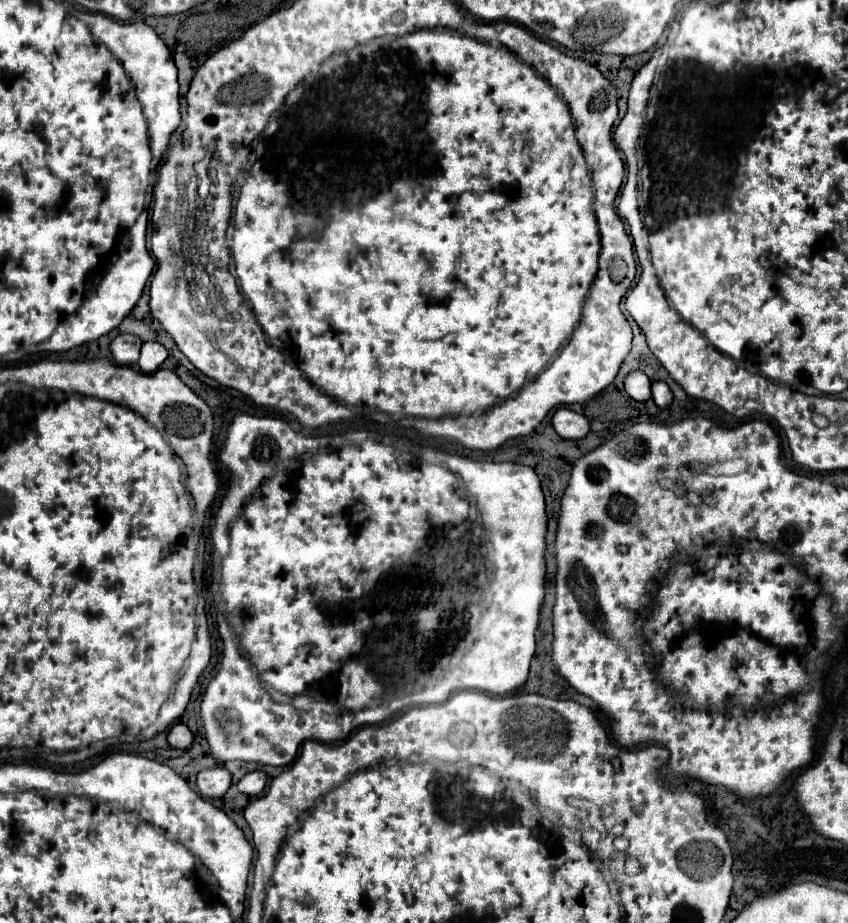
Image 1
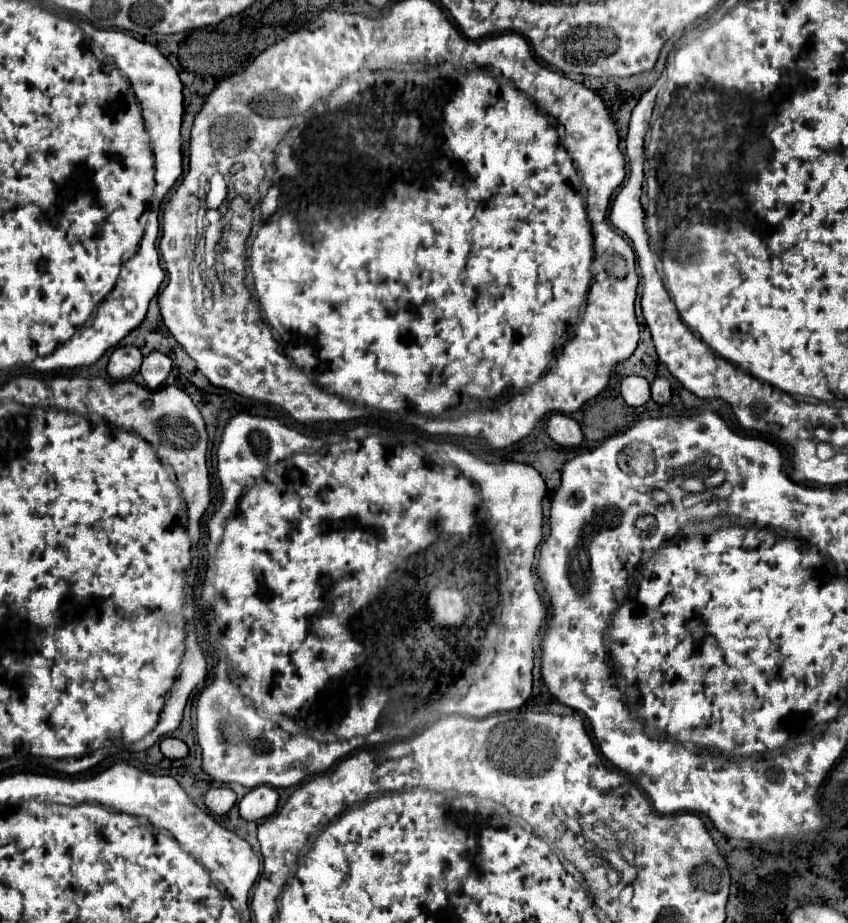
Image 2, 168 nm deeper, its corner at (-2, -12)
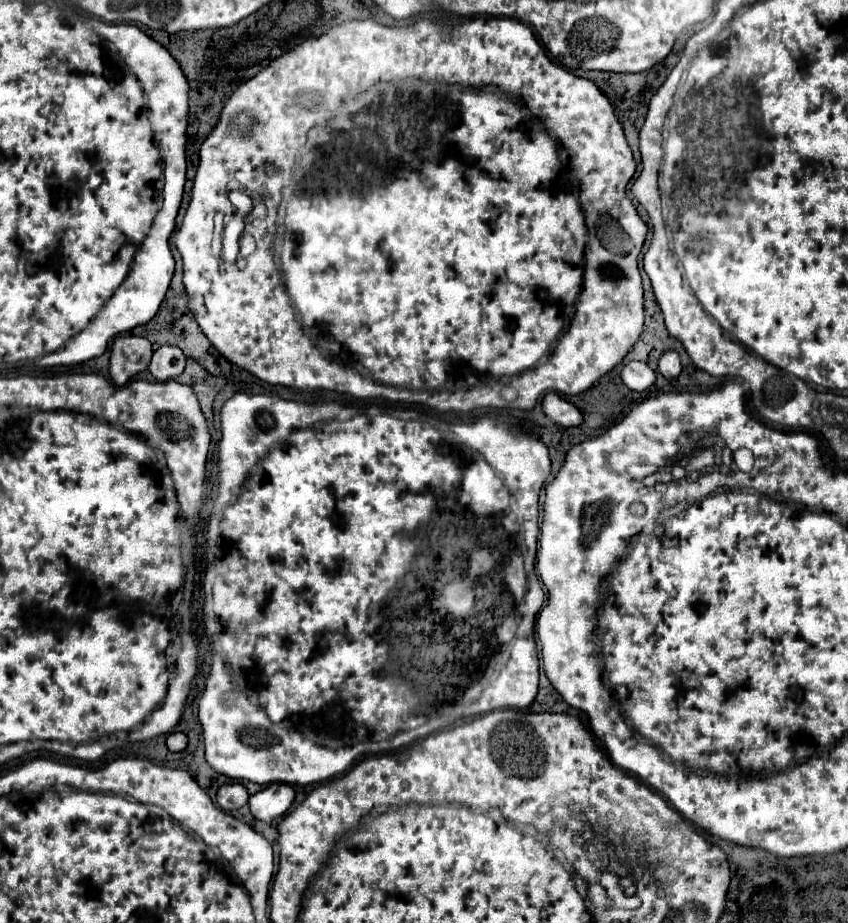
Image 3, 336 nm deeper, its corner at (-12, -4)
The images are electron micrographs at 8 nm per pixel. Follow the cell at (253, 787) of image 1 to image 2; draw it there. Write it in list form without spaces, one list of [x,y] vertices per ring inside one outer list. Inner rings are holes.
[[[260,785],[244,795],[238,803],[240,817],[246,821],[258,821],[270,817],[278,807],[278,793],[268,785]]]

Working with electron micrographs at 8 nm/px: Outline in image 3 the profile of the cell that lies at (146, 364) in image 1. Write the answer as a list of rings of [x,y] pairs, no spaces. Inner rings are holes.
[[[164,345],[158,351],[154,351],[148,369],[158,381],[170,381],[184,371],[184,363],[186,363],[186,357],[178,347]]]

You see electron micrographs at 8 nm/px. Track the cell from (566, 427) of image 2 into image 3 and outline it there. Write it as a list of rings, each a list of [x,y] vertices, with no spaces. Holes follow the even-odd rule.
[[[548,393],[542,401],[542,409],[544,413],[554,421],[558,423],[560,427],[576,427],[582,423],[582,413],[568,401],[564,401],[560,395],[556,393]]]

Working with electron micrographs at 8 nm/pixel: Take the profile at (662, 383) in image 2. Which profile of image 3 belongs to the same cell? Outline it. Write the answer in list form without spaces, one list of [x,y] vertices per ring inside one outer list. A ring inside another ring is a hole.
[[[668,351],[660,357],[658,369],[666,379],[676,379],[680,375],[680,357],[674,351]]]

